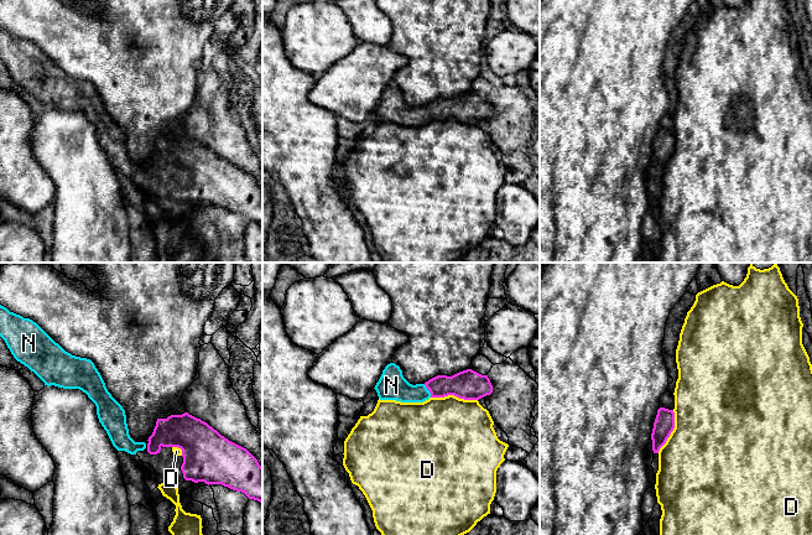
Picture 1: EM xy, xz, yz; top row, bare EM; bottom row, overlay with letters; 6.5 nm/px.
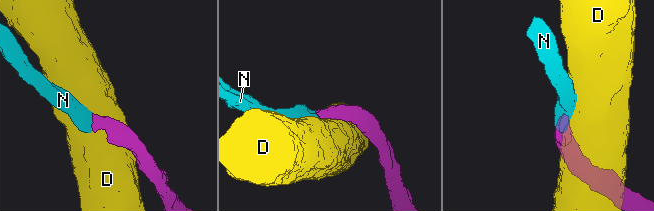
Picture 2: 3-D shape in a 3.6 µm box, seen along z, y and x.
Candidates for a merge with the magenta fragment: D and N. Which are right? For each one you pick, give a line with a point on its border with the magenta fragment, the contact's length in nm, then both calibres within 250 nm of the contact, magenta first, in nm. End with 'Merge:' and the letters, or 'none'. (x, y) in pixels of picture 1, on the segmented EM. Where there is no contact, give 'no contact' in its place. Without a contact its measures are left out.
N: meets magenta in xz at (427, 389); contact 100 nm long; 180 nm thick on the magenta side, 190 nm on the other
Merge: N

